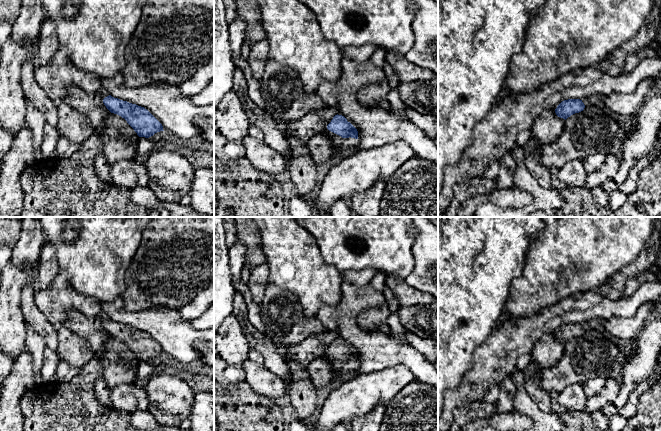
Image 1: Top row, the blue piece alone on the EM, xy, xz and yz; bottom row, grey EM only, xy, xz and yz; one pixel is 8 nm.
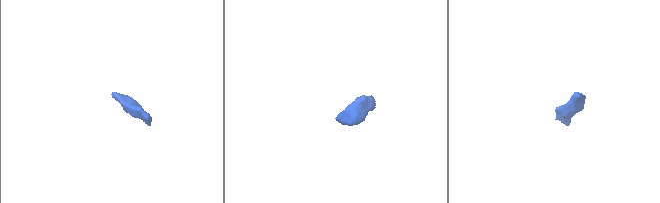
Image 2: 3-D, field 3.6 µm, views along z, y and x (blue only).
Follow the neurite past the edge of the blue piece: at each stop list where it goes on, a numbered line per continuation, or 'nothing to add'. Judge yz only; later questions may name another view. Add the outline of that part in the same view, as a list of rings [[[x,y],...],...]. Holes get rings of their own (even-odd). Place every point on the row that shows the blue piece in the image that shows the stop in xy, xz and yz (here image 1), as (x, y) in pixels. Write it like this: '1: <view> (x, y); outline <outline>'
1: yz (588, 101); outline [[[592,95],[586,96],[582,98],[582,102],[584,103],[585,107],[589,107],[592,105],[600,105],[605,99],[604,95]]]

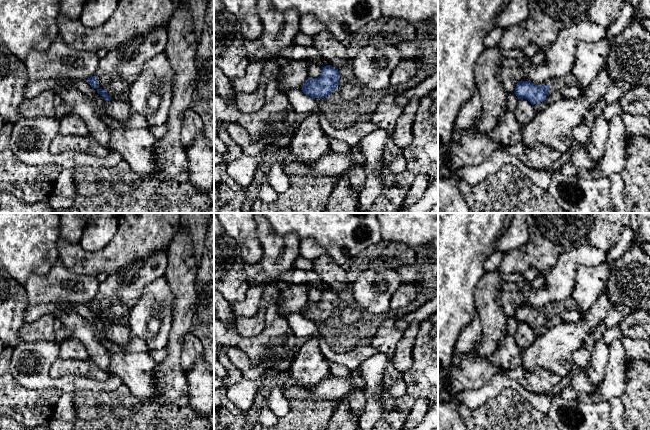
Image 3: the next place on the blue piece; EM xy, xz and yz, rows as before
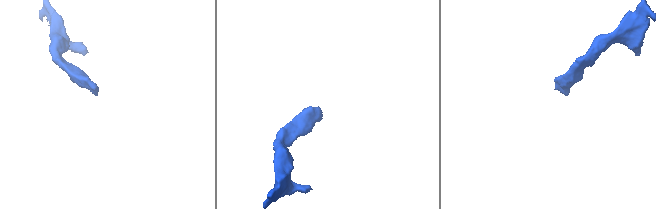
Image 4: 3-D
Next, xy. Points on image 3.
1: xy (120, 110); outline [[[119,98],[110,101],[104,100],[103,105],[106,113],[119,122],[125,122],[132,112],[129,103]]]

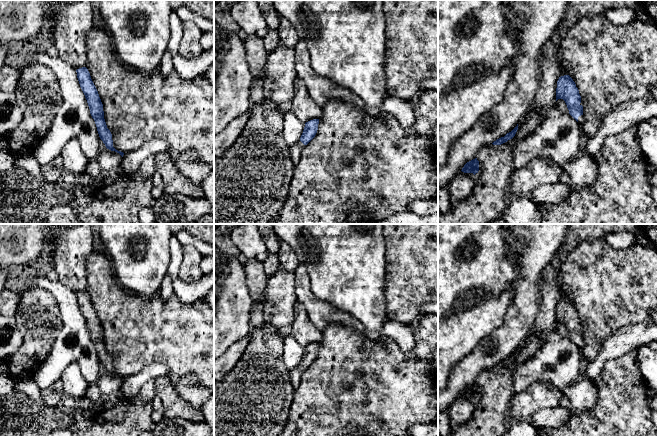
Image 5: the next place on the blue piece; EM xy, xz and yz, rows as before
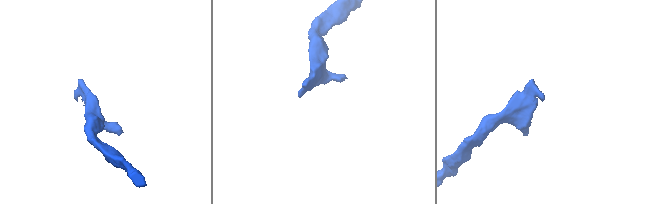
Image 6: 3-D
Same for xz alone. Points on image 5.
1: xz (295, 150); outline [[[299,140],[297,143],[289,147],[290,156],[294,165],[299,162],[304,146],[305,145]]]

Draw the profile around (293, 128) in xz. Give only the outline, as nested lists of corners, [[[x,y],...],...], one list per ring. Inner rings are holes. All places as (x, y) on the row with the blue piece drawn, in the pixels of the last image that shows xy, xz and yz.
[[[292,110],[283,115],[283,138],[291,146],[300,140],[305,127],[305,122],[300,121]]]

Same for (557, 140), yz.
[[[558,99],[542,125],[514,147],[512,154],[514,166],[521,168],[535,158],[545,158],[569,174],[572,189],[580,190],[590,186],[597,176],[597,165],[593,156],[579,152],[581,135],[581,125],[569,114],[565,101]]]

